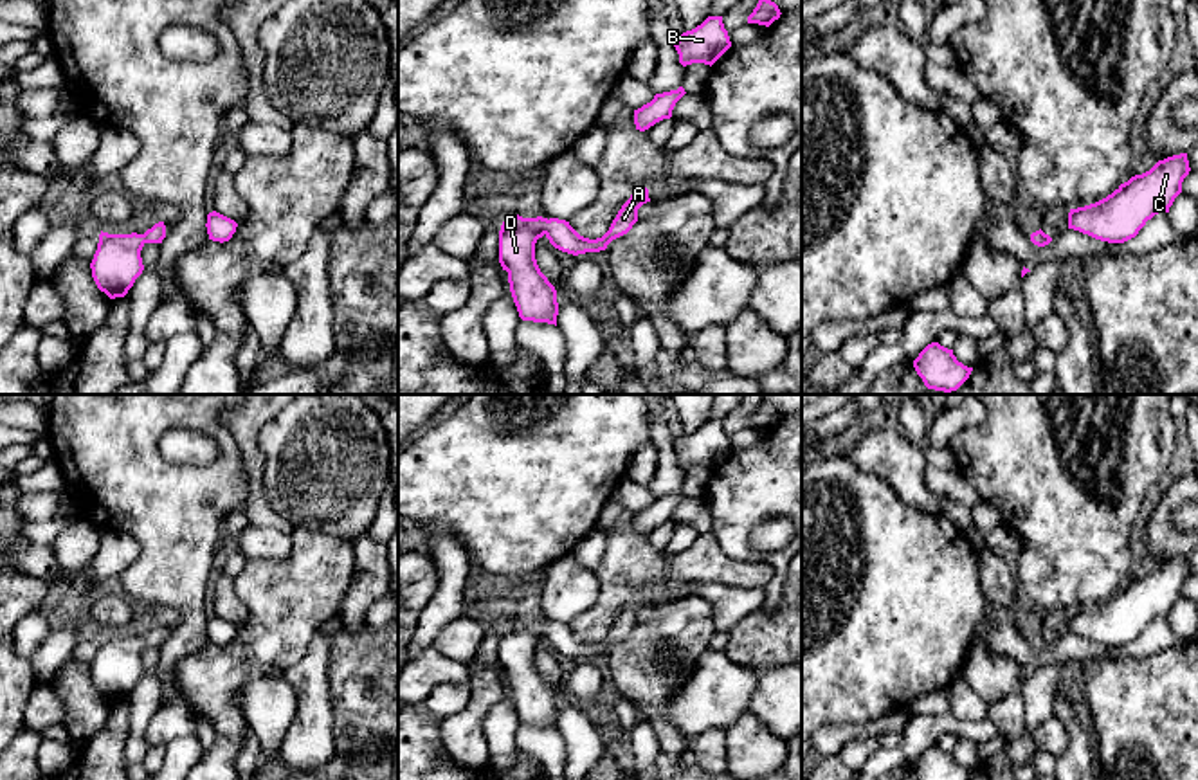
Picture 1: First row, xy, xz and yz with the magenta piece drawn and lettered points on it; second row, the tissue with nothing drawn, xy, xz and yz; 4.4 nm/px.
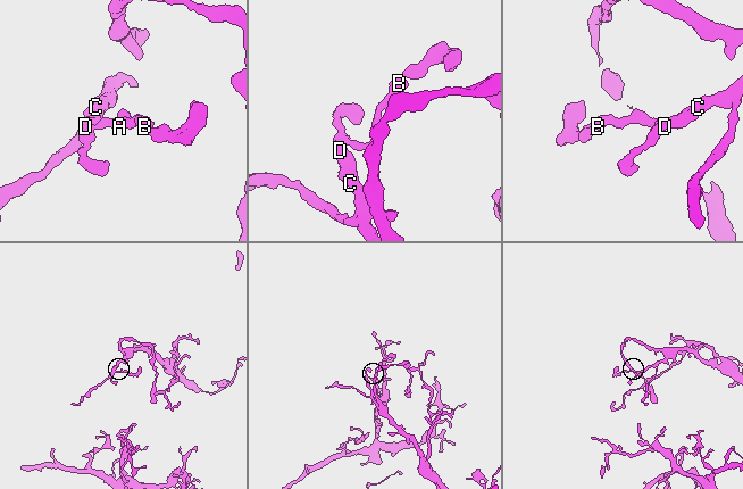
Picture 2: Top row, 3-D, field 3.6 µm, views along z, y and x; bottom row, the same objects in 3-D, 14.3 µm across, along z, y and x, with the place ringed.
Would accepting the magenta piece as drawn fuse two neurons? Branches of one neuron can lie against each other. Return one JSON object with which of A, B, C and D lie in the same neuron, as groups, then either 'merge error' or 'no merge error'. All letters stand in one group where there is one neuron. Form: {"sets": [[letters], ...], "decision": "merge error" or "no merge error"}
{"sets": [["A", "B", "C", "D"]], "decision": "no merge error"}

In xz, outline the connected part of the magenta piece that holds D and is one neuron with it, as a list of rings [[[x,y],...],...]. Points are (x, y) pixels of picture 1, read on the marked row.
[[[636,189],[622,205],[609,231],[596,240],[580,236],[566,220],[522,218],[519,214],[503,222],[499,231],[499,263],[508,272],[510,292],[522,321],[557,326],[557,290],[540,272],[535,259],[535,243],[546,236],[549,243],[567,254],[605,250],[607,245],[627,234],[638,222],[638,209],[650,202],[649,189]]]

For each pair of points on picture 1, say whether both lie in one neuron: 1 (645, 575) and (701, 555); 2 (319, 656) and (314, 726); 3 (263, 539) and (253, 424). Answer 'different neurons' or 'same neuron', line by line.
1: different neurons
2: same neuron
3: different neurons

